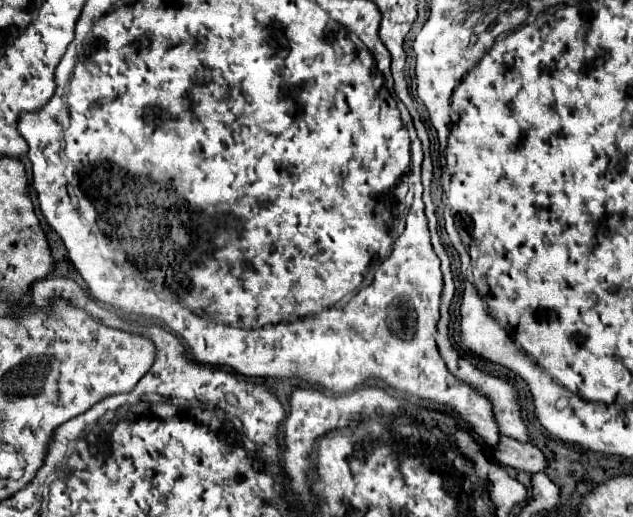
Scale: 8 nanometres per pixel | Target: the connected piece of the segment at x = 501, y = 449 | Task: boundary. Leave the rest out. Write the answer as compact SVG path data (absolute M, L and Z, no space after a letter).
M501 436L501 444L495 448L495 458L509 468L521 470L521 472L545 472L547 470L547 458L543 456L543 452L533 446L533 444L521 444L513 438Z

